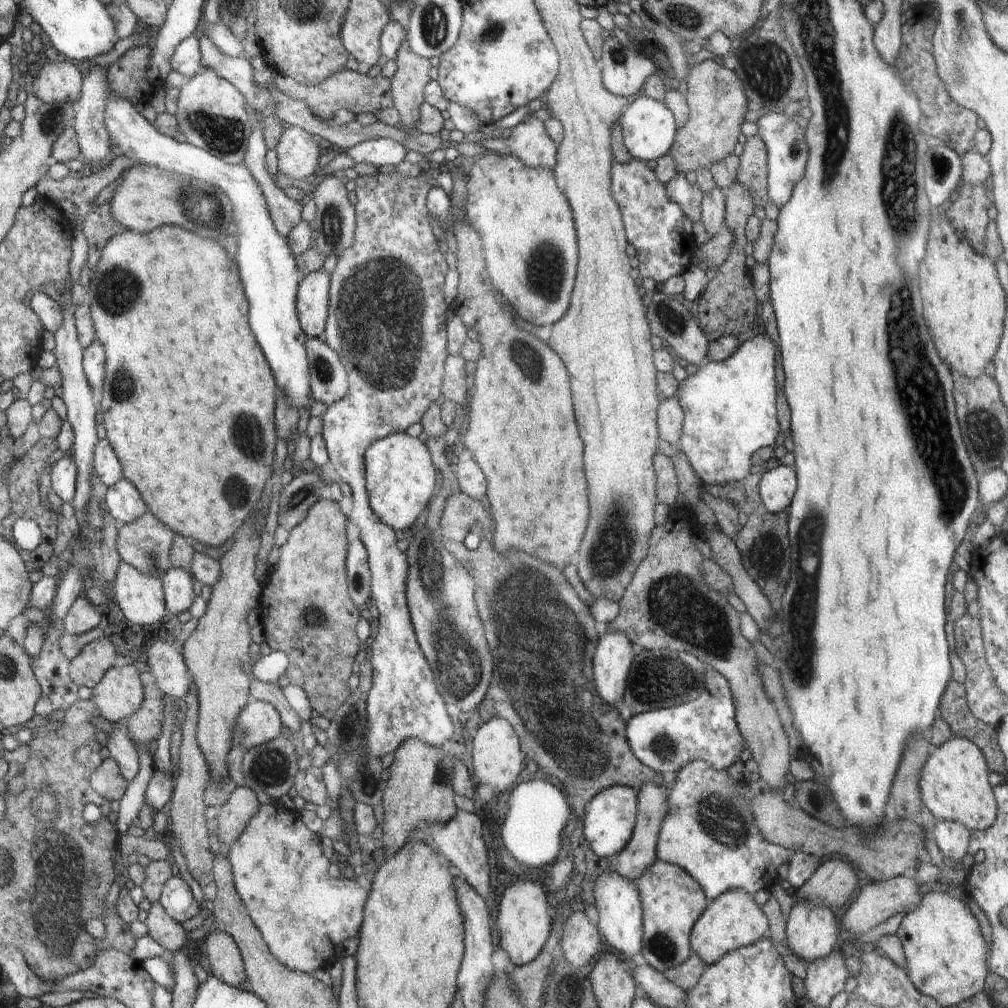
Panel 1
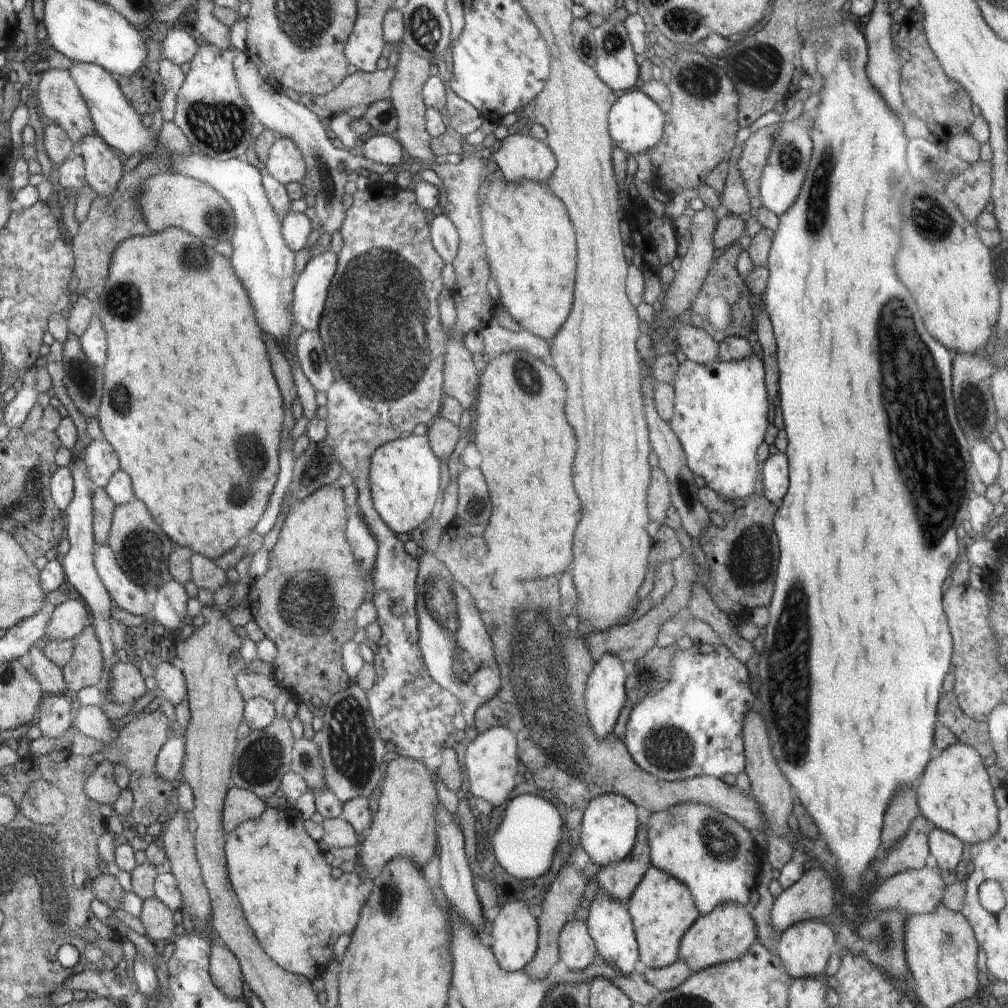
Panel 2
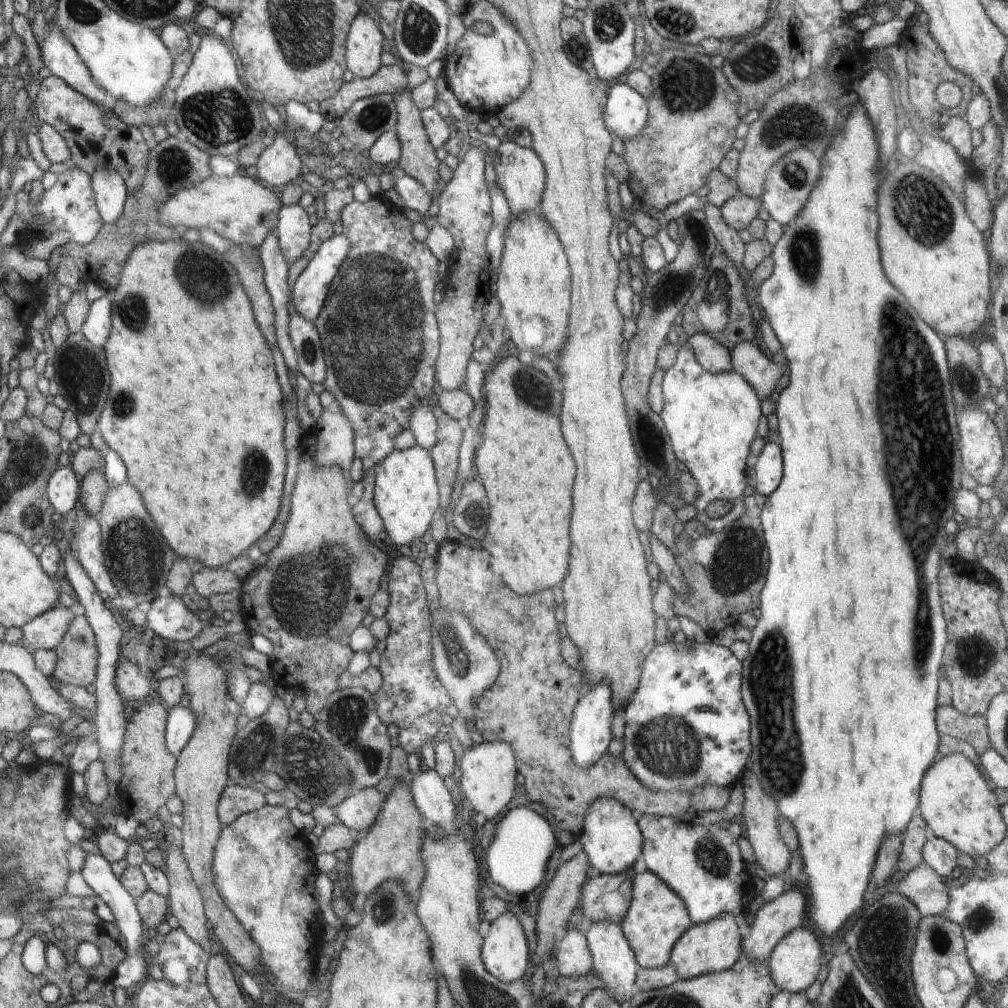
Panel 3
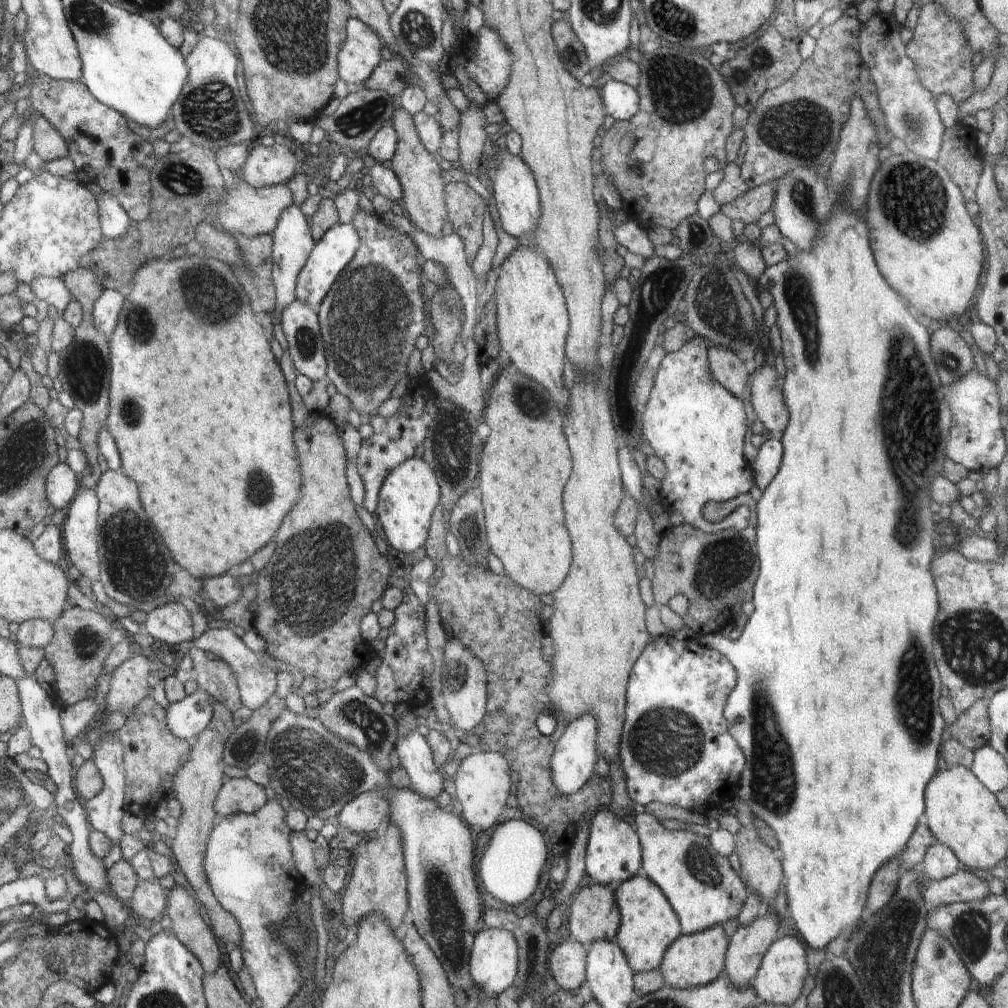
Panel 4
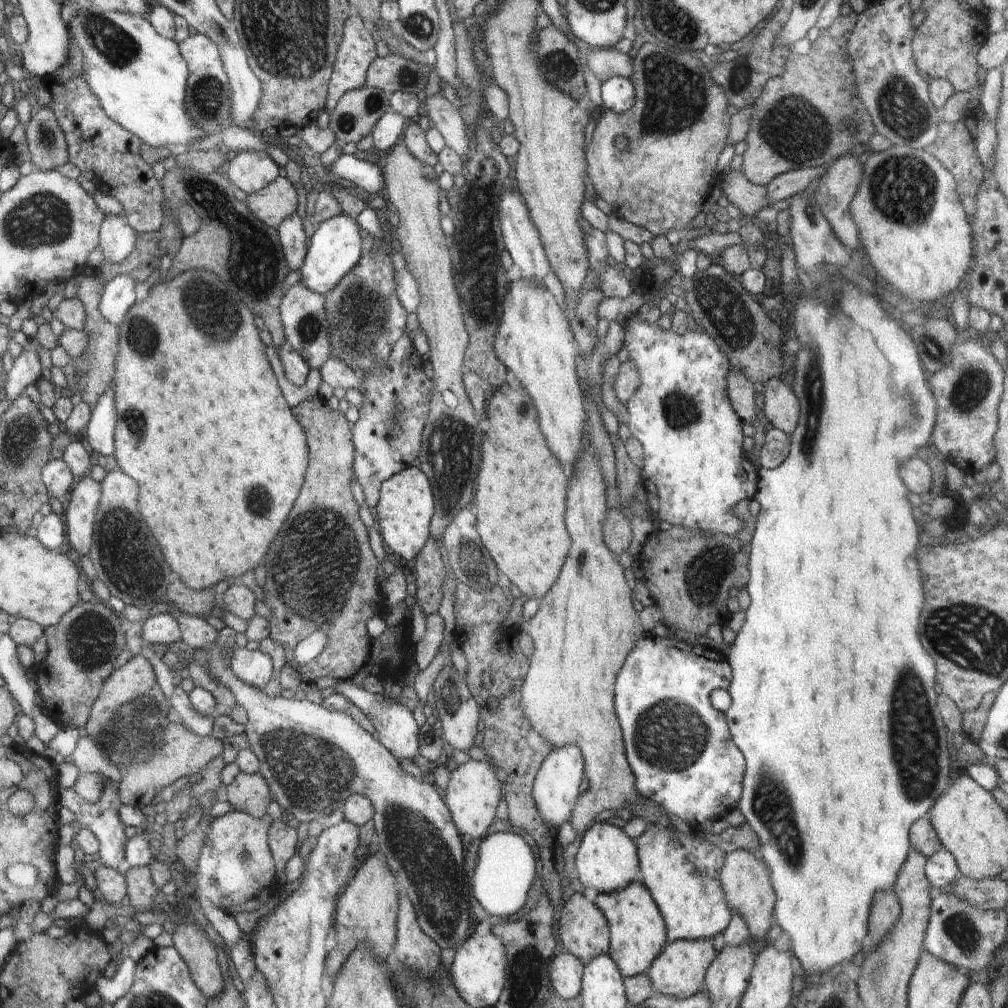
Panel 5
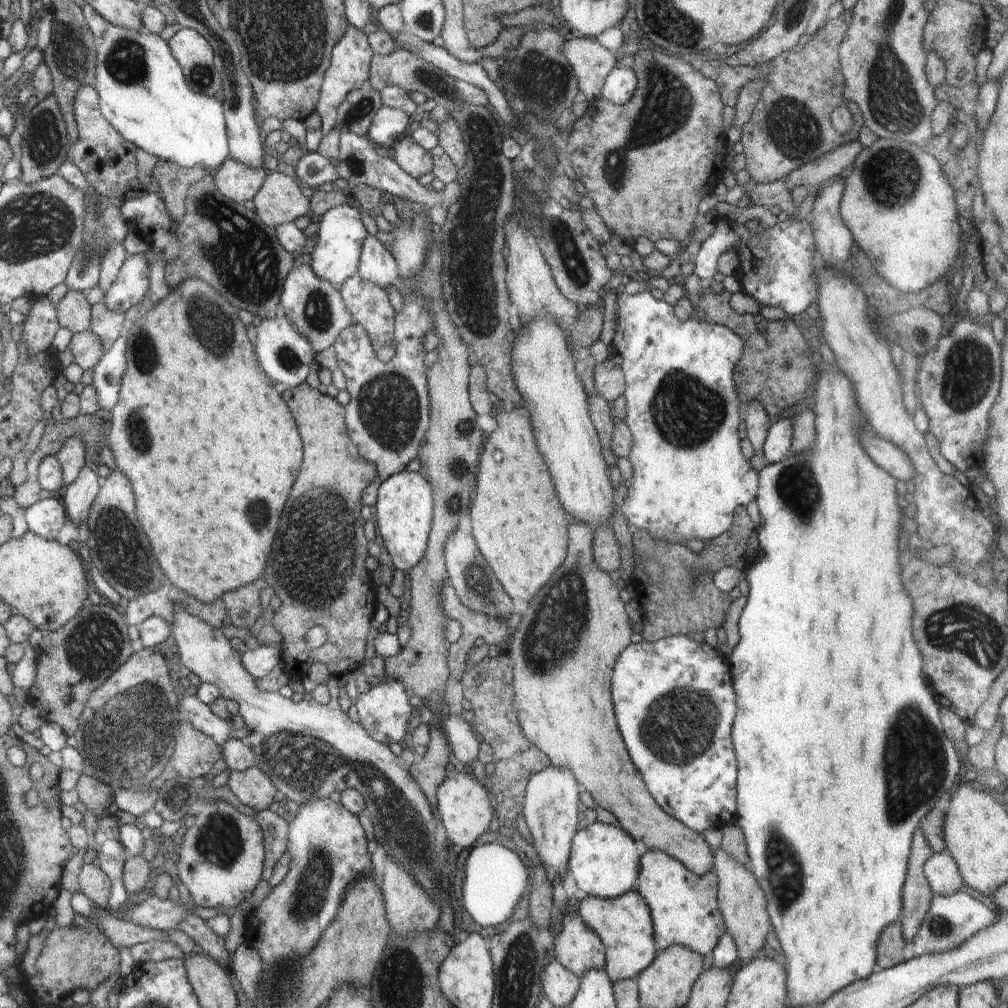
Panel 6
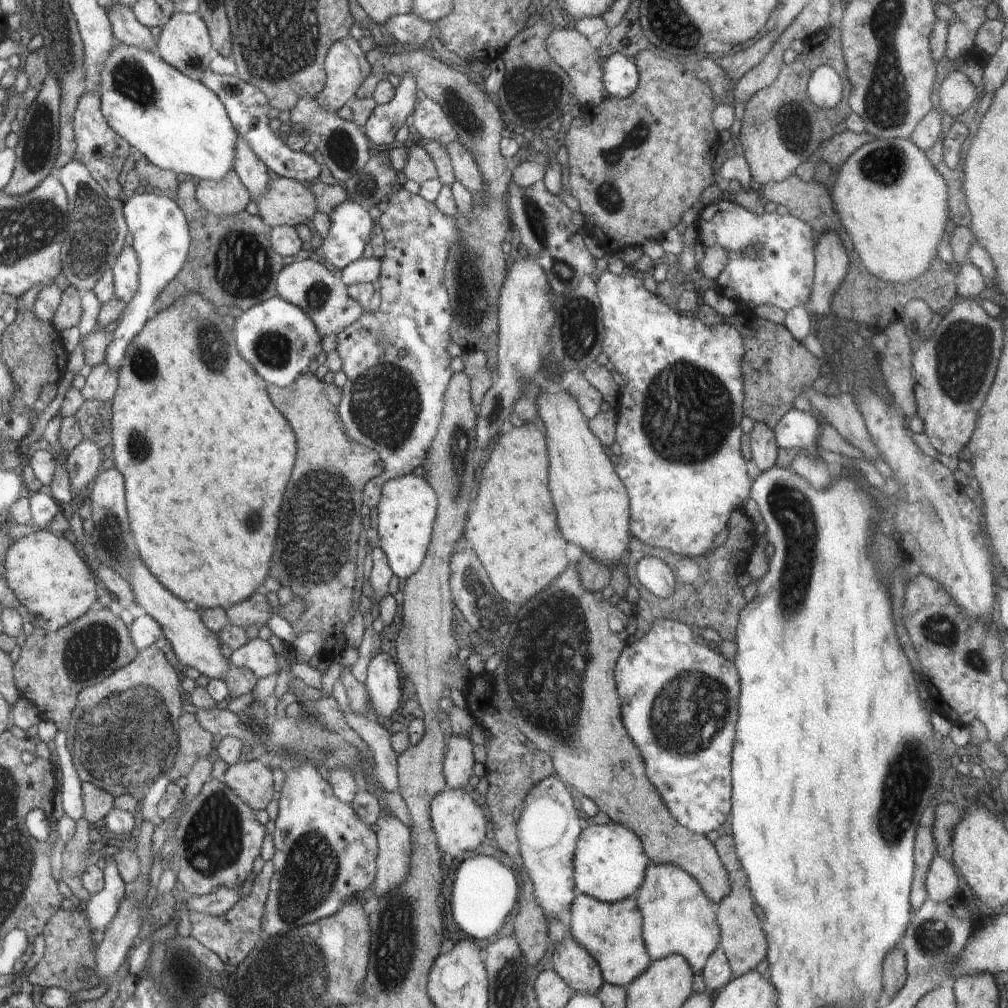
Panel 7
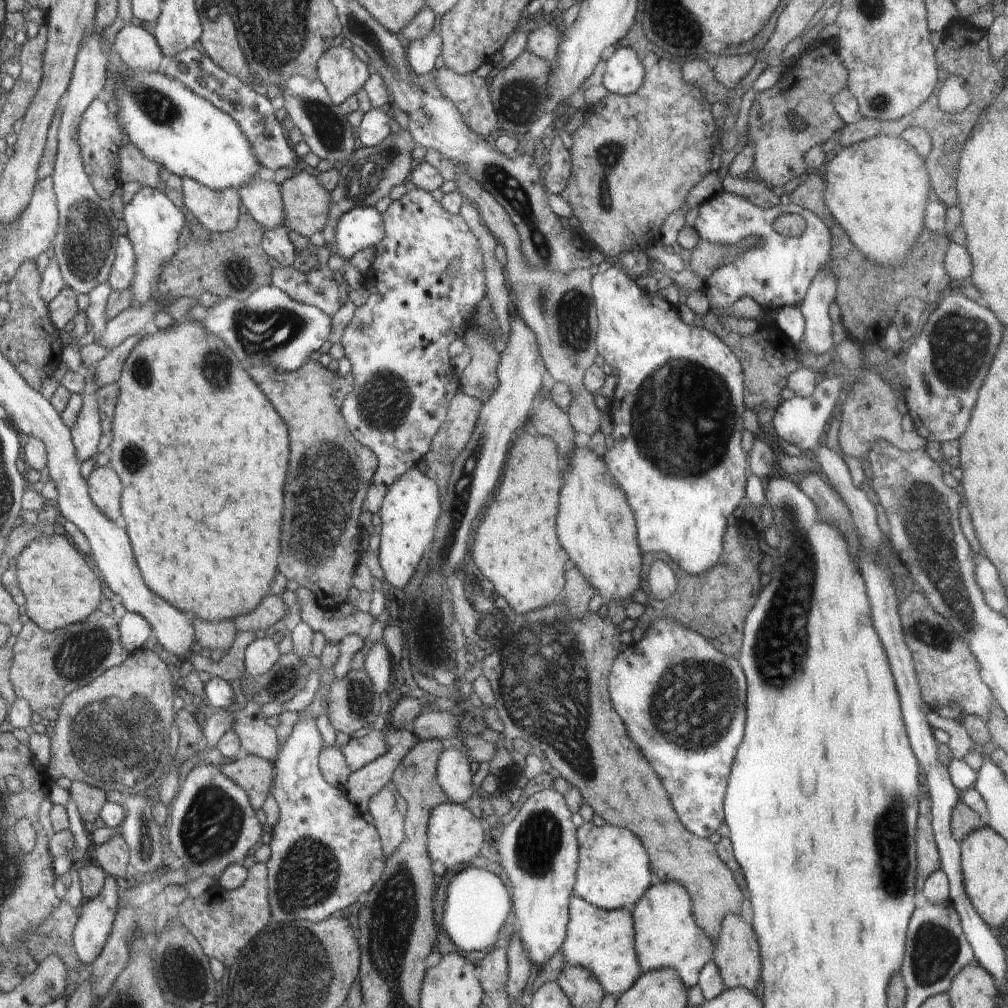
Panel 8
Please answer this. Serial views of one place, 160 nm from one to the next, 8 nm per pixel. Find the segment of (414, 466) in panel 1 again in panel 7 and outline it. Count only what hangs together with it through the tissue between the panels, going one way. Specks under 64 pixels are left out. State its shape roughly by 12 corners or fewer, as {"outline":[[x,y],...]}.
{"outline":[[412,473],[387,480],[376,516],[392,572],[427,556],[438,496]]}

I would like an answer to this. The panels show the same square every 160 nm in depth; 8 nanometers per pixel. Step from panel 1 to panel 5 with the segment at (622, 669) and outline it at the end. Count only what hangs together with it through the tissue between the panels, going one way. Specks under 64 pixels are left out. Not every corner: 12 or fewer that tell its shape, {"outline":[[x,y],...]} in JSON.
{"outline":[[576,745],[556,747],[532,785],[541,818],[569,822],[584,776]]}

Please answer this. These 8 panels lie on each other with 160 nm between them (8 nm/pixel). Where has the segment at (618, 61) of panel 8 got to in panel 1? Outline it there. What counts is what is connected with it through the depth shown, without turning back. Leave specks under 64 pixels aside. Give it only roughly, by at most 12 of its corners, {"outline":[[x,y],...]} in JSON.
{"outline":[[638,96],[618,119],[630,154],[668,154],[678,126],[662,102]]}

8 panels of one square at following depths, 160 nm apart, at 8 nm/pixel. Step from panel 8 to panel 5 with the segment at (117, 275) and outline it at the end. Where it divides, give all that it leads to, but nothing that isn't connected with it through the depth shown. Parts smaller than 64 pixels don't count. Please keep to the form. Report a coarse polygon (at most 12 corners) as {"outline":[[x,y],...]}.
{"outline":[[131,276],[109,280],[99,302],[102,316],[118,327],[136,302]]}

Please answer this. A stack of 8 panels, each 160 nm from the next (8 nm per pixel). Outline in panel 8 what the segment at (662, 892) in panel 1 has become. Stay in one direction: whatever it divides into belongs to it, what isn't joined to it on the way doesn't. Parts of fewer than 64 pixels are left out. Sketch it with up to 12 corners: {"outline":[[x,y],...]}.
{"outline":[[574,895],[562,944],[586,968],[620,996],[642,972],[630,910]]}

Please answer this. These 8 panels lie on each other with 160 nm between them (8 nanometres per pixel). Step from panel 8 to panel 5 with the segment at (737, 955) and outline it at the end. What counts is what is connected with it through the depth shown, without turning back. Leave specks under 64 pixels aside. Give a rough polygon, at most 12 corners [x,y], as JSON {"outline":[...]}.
{"outline":[[747,850],[725,854],[721,887],[752,940],[775,914],[768,865]]}

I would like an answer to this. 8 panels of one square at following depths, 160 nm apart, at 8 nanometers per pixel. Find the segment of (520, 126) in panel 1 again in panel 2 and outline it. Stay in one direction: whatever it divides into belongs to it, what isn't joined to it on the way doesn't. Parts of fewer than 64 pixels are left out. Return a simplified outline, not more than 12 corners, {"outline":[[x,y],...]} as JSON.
{"outline":[[508,135],[493,150],[502,176],[546,184],[557,160],[545,141]]}

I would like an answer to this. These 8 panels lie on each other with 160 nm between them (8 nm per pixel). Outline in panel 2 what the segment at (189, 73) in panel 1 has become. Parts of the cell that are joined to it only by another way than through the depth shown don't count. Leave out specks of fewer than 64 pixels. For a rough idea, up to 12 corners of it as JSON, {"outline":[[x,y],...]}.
{"outline":[[167,26],[161,56],[173,65],[190,63],[199,46],[189,29]]}

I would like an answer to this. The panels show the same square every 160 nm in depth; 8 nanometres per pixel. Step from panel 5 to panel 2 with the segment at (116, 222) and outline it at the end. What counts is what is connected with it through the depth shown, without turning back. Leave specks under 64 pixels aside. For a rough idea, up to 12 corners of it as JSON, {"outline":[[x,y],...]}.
{"outline":[[96,132],[76,152],[86,164],[86,184],[109,195],[123,164]]}

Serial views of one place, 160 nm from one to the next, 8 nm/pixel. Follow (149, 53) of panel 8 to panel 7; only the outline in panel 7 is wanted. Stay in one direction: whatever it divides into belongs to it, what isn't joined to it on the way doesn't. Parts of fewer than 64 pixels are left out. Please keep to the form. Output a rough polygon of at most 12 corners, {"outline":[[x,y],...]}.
{"outline":[[116,2],[107,15],[116,41],[151,48],[154,38],[130,7]]}

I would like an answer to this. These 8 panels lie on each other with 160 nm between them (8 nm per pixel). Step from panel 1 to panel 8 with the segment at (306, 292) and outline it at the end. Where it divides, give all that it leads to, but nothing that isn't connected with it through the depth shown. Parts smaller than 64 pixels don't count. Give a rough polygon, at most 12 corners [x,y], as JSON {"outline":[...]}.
{"outline":[[375,206],[346,212],[331,255],[350,261],[378,246],[384,214]]}

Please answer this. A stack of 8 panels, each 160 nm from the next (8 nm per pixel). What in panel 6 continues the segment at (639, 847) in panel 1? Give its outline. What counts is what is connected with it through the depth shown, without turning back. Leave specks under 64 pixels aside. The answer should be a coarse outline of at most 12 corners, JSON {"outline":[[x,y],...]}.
{"outline":[[566,913],[555,932],[556,960],[579,978],[605,968],[601,938]]}

